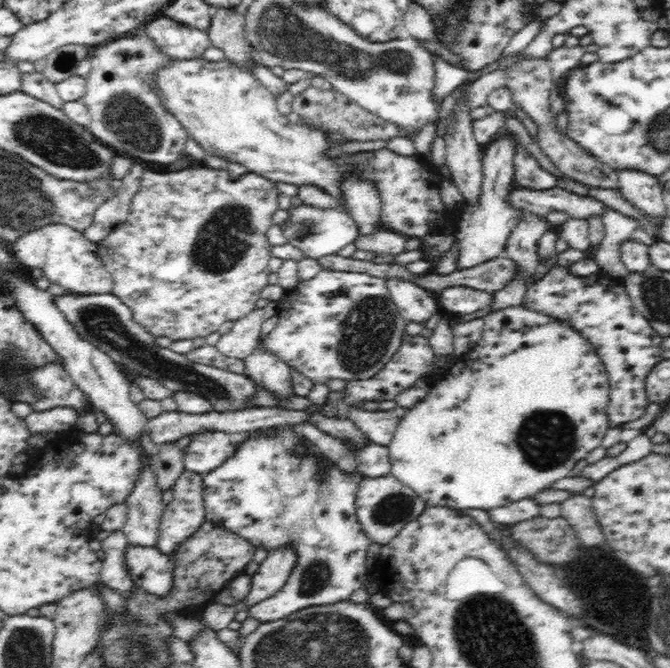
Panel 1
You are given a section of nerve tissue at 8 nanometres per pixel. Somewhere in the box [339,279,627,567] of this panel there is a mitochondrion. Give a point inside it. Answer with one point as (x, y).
(547, 440)

